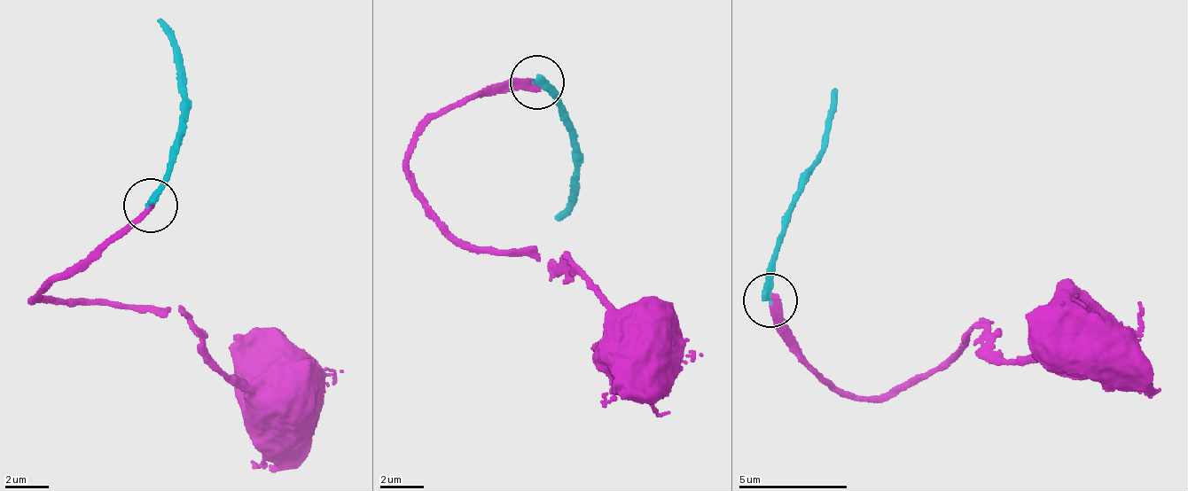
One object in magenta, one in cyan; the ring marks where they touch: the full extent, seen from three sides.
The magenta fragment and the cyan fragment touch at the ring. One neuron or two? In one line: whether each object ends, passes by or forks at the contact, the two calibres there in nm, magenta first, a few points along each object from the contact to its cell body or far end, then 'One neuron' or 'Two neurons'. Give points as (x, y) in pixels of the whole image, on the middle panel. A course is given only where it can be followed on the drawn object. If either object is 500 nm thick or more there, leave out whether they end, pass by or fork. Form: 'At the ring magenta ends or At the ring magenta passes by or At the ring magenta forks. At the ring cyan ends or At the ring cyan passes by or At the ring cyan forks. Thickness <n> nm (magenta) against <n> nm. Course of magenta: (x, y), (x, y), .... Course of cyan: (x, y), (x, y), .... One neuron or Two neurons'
At the ring magenta ends. At the ring cyan ends. Thickness 340 nm (magenta) against 320 nm. Course of magenta: (538, 82), (459, 100), (425, 126), (409, 172), (460, 241), (529, 248), (585, 279), (613, 330), (645, 351). Course of cyan: (532, 82), (571, 127), (574, 176), (568, 209), (553, 220). Two neurons

